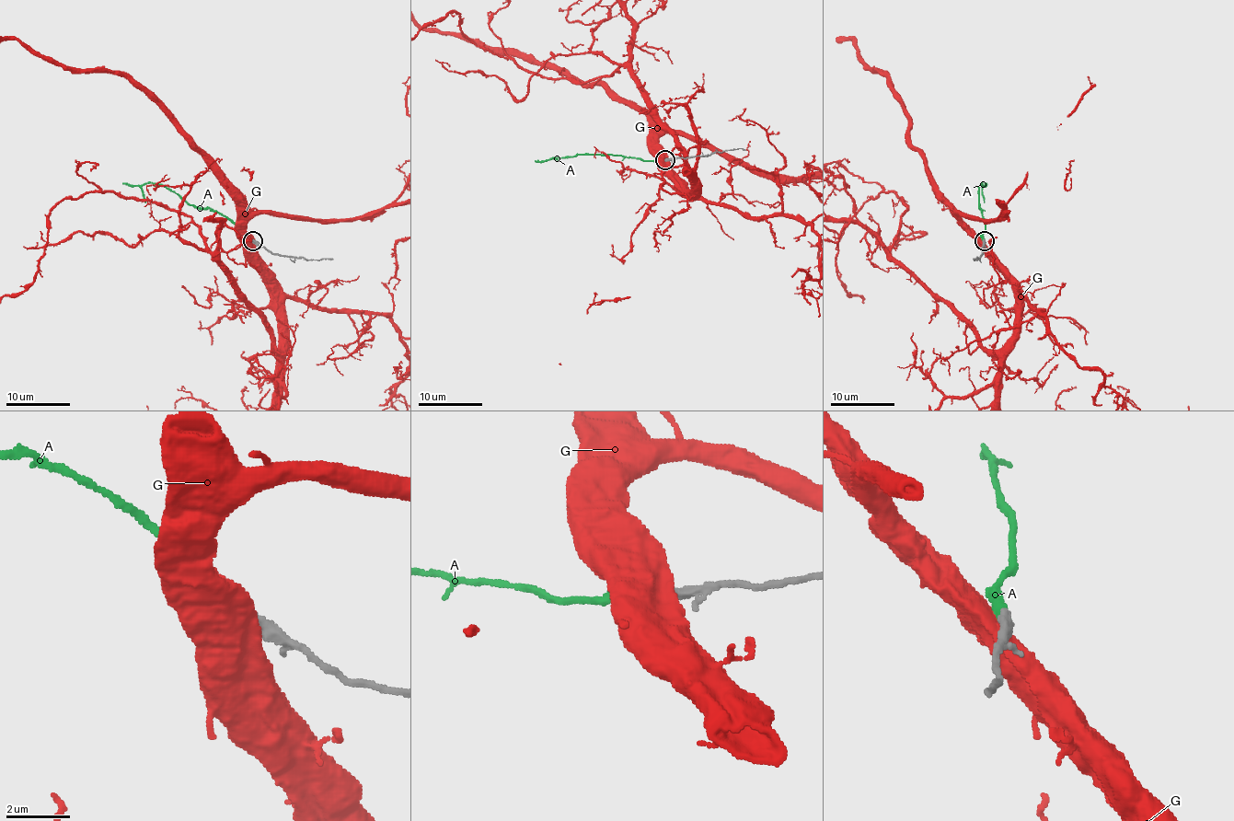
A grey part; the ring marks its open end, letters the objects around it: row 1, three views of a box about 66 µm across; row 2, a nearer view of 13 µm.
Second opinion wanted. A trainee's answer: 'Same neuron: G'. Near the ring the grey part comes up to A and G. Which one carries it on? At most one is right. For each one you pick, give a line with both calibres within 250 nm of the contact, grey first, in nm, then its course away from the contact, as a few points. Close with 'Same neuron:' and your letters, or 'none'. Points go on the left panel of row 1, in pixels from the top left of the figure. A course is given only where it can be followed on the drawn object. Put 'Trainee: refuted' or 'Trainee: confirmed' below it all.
A: calibres 420 and 440 nm
Same neuron: A
Trainee: refuted

